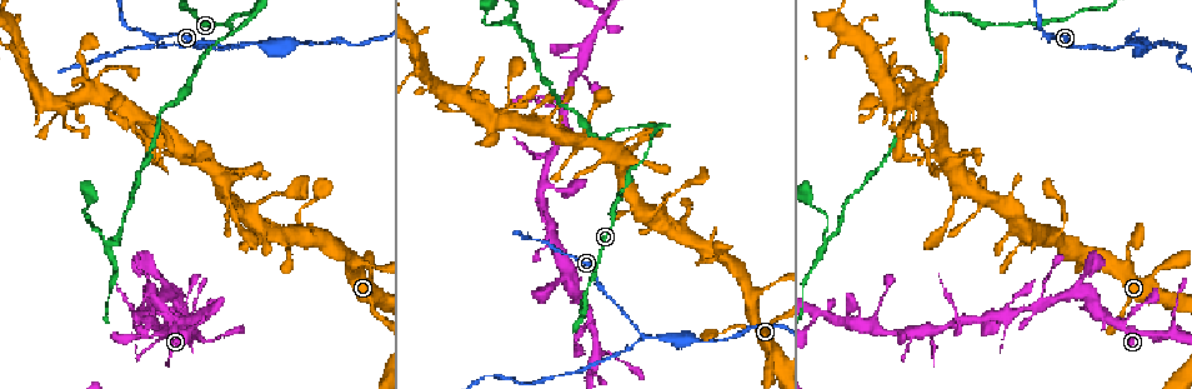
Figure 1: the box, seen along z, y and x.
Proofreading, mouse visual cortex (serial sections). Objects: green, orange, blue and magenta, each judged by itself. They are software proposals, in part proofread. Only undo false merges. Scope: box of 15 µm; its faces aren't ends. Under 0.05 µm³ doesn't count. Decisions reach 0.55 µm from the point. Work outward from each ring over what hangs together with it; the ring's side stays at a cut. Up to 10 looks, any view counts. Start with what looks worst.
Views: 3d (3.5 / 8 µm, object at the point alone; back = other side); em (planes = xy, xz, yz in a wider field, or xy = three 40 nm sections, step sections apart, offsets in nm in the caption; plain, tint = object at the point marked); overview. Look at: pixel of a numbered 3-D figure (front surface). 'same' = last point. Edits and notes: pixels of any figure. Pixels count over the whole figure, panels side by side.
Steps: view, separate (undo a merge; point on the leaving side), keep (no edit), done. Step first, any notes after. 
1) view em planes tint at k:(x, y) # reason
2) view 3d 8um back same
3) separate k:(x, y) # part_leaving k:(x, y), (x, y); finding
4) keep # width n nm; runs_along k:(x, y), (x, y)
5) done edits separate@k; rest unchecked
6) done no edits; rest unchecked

view 3d 3.5um at 1:(240, 46) # sharp bend

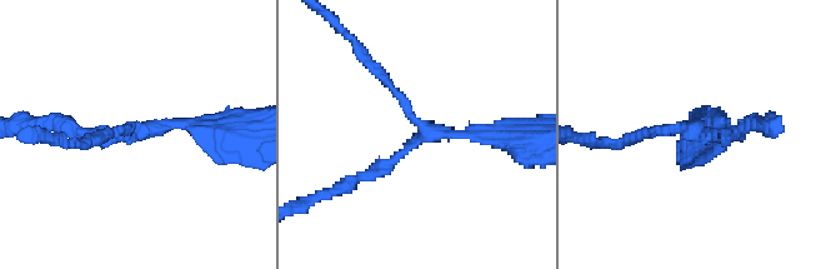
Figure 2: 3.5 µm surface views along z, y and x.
keep # arm_widths 100, 150, 150 nm; runs_along 2:(373, 68), (422, 128), (504, 134); one cell here

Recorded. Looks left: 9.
view 3d 8um at 1:(934, 10) # abrupt turn

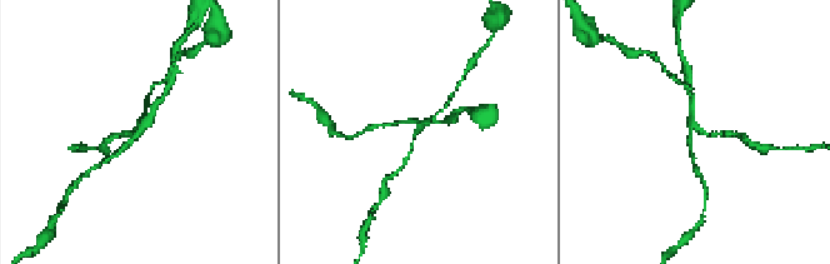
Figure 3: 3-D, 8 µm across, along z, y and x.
view 3d 3.5um at 3:(700, 129)

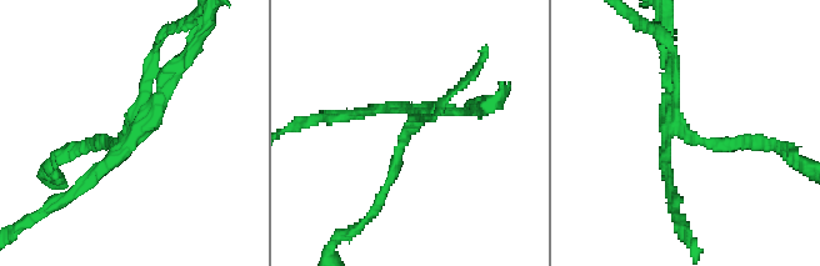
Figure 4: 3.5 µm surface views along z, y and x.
separate 4:(103, 165) # part_leaving 4:(133, 131), (98, 172), (40, 215); two cells meet here

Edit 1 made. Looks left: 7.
view overview # redraw

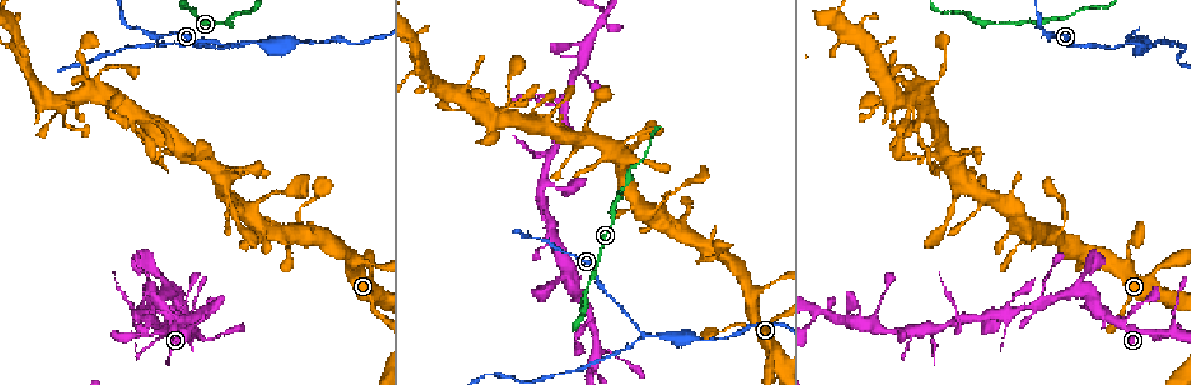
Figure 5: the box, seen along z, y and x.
view 3d 3.5um at 5:(817, 311) # sudden change in width

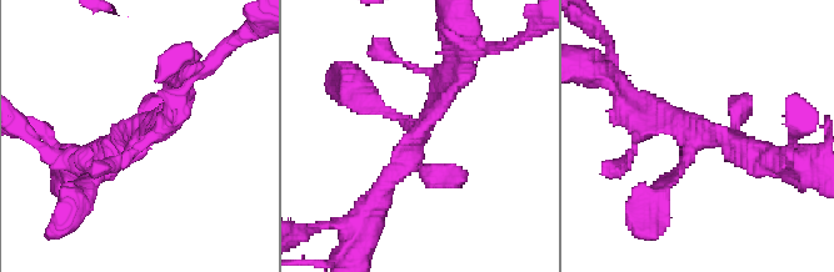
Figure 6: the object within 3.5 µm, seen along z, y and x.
view em xy step 3 tint at 6:(416, 133) # shape alone is not enough

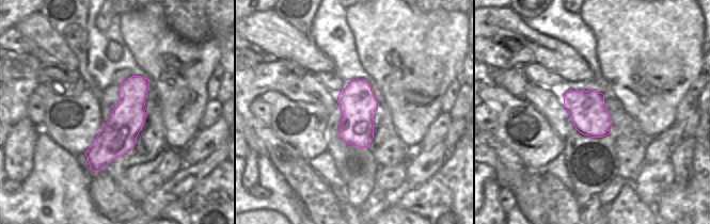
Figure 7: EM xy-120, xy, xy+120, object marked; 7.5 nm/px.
keep # width 280 nm; runs_along 7:(145, 80), (95, 169); one cell here

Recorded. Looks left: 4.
view 3d 3.5um at 5:(1153, 330) # a fork

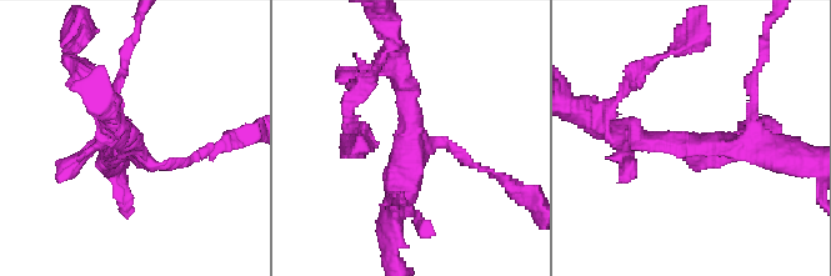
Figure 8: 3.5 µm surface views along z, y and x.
keep # one cell here

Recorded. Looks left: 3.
done edits separate@4; rest unchecked

